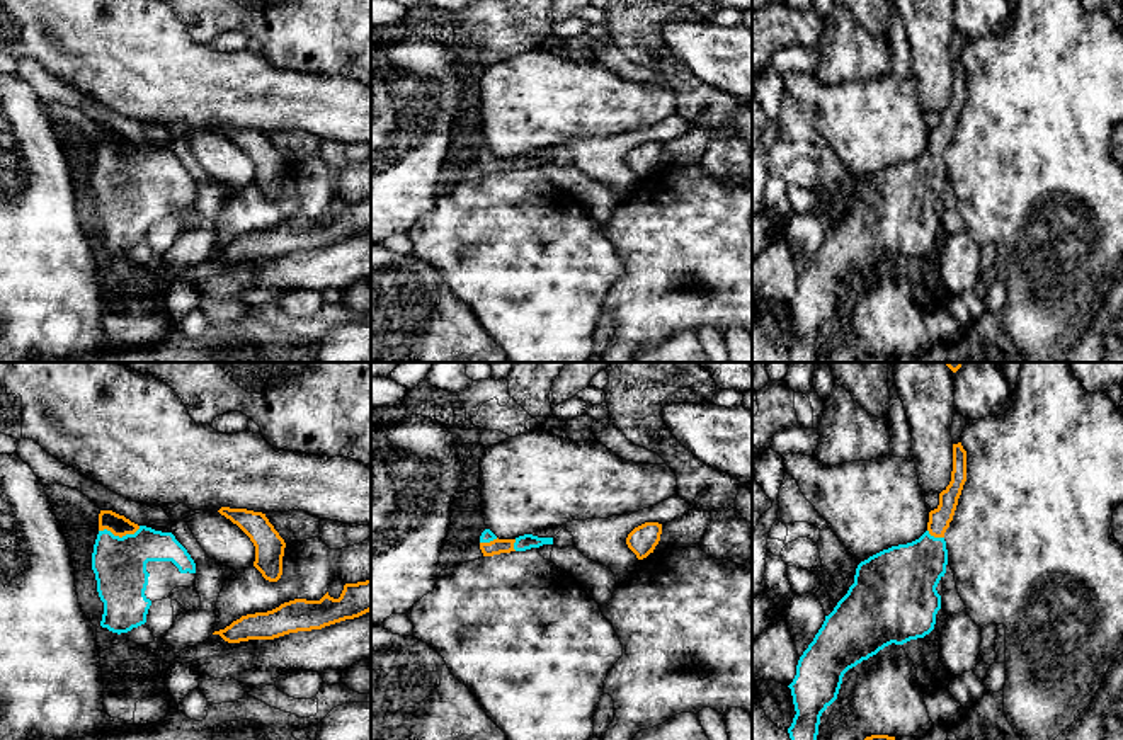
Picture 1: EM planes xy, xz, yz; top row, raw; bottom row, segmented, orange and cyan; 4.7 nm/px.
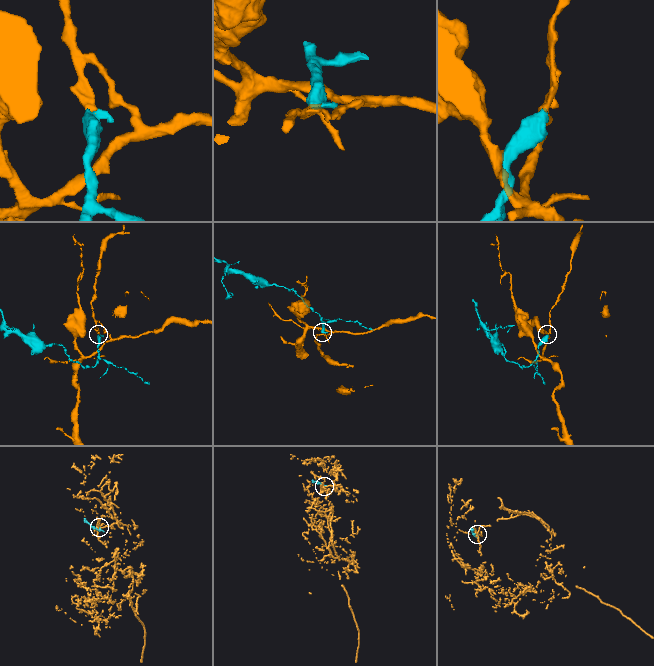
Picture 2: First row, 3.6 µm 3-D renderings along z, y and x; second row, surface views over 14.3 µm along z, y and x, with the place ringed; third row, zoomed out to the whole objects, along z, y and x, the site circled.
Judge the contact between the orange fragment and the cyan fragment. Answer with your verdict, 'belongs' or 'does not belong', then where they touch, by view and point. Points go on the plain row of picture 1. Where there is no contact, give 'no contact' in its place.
belongs; contact xy (119, 155)

